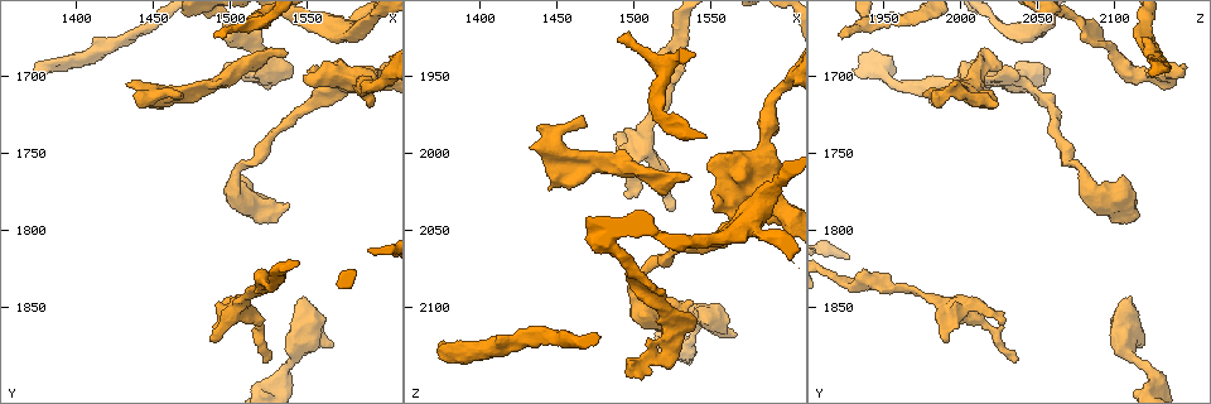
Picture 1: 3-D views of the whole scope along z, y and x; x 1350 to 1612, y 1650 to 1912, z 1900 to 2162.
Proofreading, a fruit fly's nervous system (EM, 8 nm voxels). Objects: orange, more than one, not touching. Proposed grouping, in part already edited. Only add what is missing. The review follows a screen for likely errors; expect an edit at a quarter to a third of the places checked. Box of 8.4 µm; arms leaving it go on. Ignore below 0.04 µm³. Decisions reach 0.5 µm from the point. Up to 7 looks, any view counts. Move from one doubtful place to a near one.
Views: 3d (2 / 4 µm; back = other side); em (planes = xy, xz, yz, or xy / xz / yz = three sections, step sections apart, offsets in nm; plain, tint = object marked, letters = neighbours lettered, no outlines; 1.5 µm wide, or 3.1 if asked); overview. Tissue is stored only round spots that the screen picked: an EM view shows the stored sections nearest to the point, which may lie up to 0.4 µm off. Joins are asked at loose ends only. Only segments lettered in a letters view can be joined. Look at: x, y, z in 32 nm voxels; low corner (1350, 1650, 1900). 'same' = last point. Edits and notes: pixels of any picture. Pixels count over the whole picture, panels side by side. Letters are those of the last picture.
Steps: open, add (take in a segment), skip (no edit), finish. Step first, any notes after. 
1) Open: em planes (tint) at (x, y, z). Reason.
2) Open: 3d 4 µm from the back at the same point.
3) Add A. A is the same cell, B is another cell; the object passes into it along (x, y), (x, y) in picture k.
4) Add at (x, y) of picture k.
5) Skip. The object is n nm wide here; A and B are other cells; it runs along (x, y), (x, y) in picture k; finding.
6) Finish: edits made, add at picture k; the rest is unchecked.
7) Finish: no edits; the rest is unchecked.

Open: 3d 4 µm at (1508, 1694, 2120). Branch stops here.

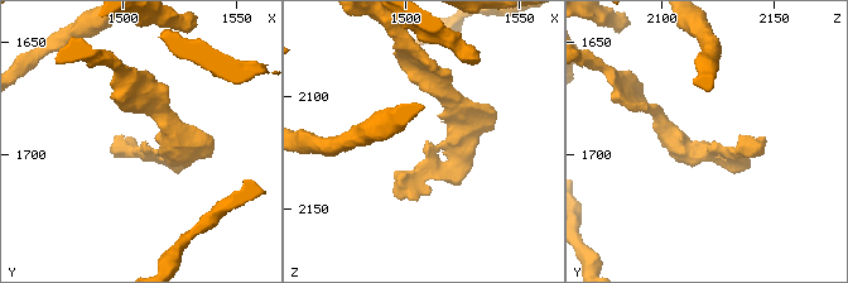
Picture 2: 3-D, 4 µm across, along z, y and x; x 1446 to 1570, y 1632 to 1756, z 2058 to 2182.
Open: em xy step 8 (tint) at (1509, 1697, 2119). The arms are 180, 400 nm wide; now the EM.

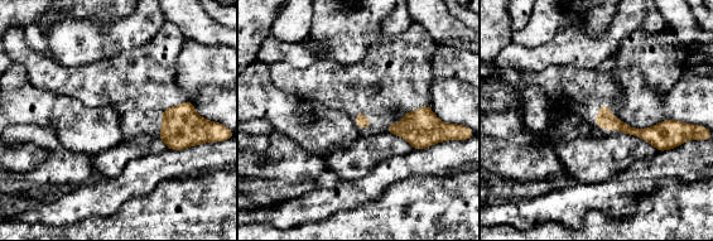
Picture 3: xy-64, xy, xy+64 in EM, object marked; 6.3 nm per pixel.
Open: em planes (letters) at the same point.

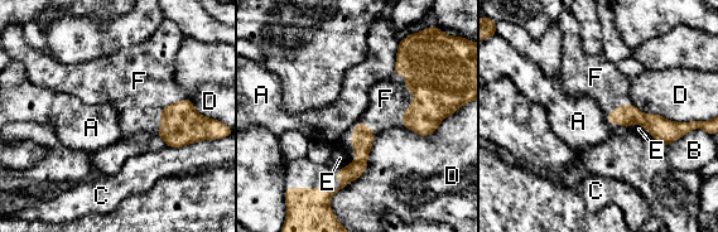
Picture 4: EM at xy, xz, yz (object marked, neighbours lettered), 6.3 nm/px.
Add F. F is the same cell, A, B, C, D and E are other cells; the object passes into it along (362, 139), (351, 140), (381, 115) in picture 4; the neuron continues.

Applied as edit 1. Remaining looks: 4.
Open: overview.

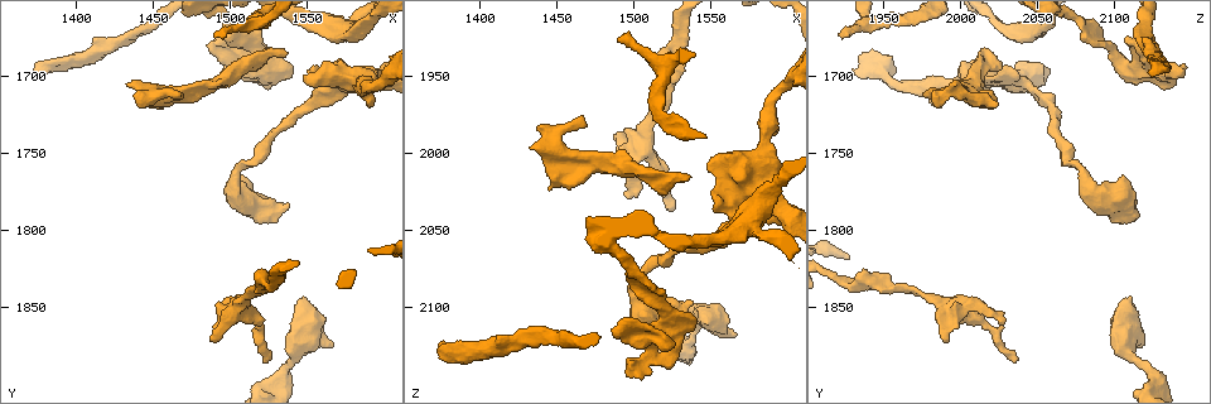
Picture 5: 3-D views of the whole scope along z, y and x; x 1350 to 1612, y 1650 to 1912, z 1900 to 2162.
Open: em planes (plain) at (1446, 1718, 2024). Free end.

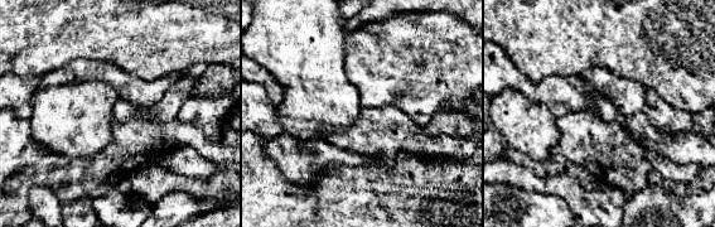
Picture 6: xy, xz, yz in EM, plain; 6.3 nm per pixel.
Open: em planes (letters) at the same point. What lies round it.

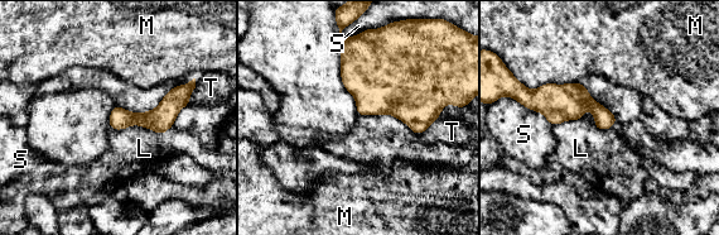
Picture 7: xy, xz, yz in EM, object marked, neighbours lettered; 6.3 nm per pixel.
Skip. The longest contact is with L, 340 nm; L, M, S and T are other cells; it runs along (186, 96), (158, 119), (112, 124) in picture 7; none of them fits.

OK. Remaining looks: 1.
Open: em xy step 8 (letters) at (1376, 1700, 2122). Free end.

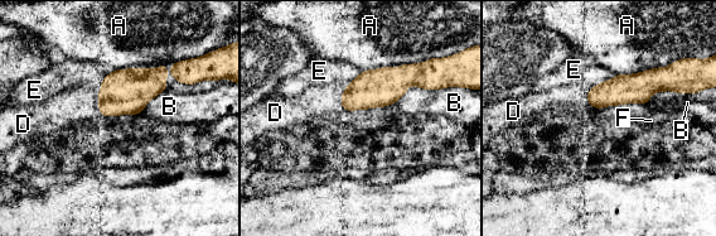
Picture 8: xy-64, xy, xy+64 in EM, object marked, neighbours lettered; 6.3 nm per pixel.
Add D. D is the same cell, A, B, E and F are other cells; the neuron continues.

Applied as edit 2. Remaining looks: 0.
Finish: edits made, add at picture 4, add at picture 8; the rest is unchecked.

